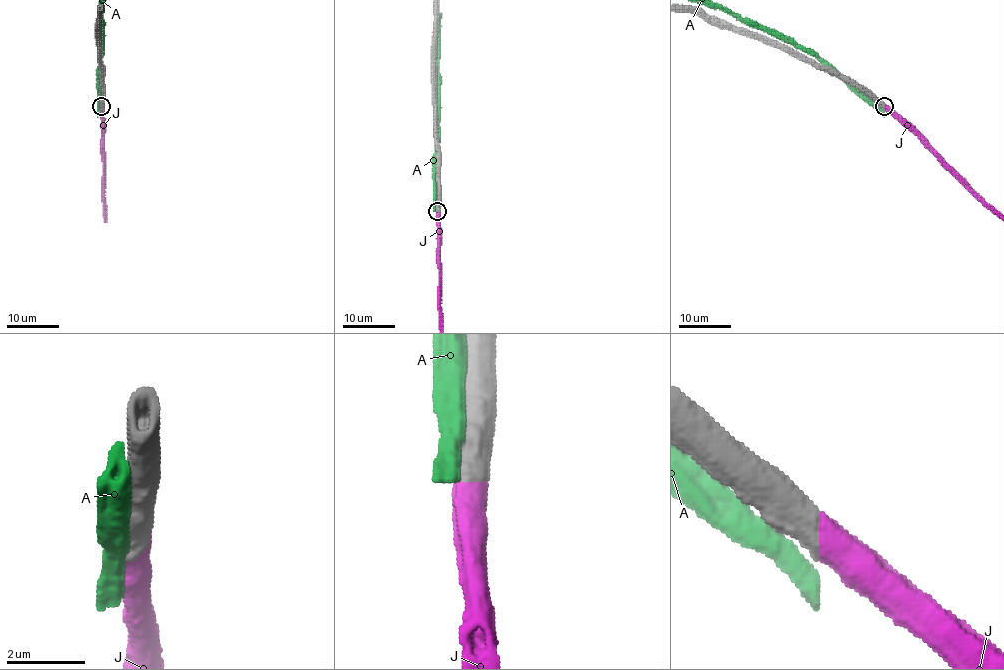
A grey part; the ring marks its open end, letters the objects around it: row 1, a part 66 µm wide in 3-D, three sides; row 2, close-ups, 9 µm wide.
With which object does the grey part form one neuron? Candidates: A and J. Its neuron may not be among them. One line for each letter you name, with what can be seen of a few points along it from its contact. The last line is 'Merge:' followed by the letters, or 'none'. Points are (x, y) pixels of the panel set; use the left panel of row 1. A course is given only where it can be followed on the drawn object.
Merge: J

